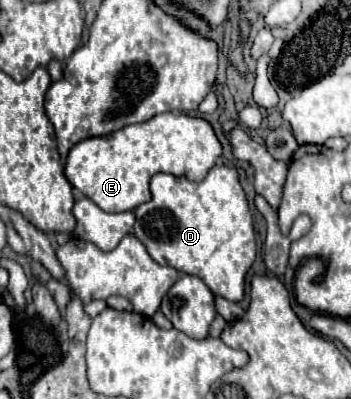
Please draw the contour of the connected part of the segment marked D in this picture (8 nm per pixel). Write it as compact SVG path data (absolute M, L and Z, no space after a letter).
M214 166L202 182L156 174L150 182L152 200L136 208L134 236L162 266L198 276L216 296L230 302L244 298L246 274L256 258L254 220L240 176L230 166Z

